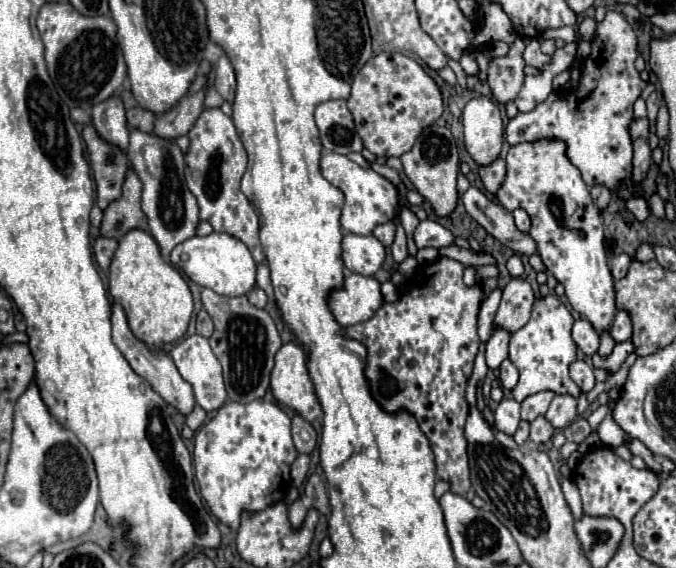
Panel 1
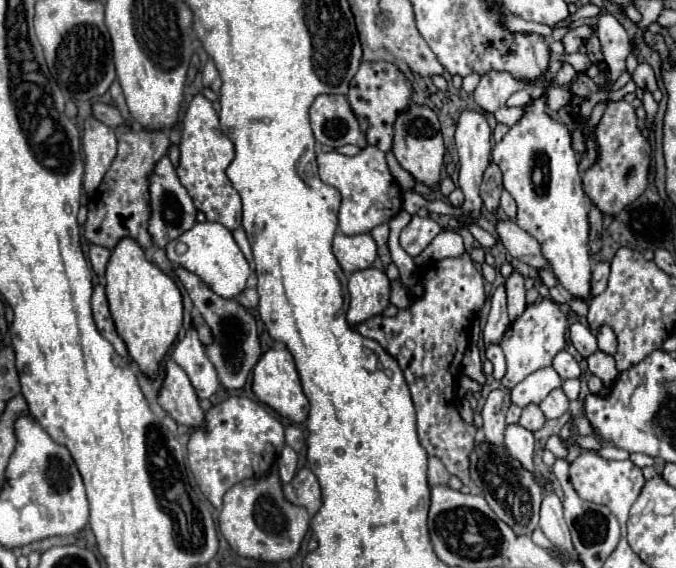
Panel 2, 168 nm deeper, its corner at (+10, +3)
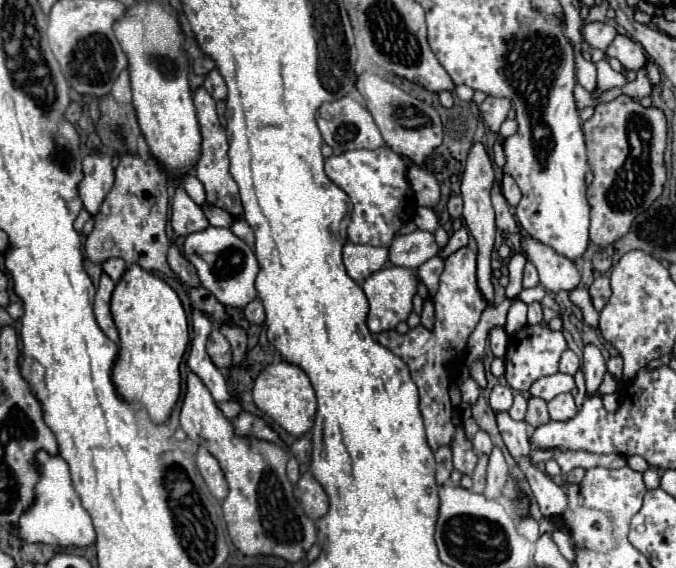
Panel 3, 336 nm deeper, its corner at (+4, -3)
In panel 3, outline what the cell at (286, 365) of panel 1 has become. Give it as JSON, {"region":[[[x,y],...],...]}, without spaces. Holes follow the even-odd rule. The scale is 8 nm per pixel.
{"region":[[[280,361],[280,363],[270,363],[254,381],[254,403],[260,411],[264,411],[266,415],[270,415],[282,429],[286,429],[290,435],[302,437],[306,435],[312,425],[314,425],[314,415],[316,415],[316,397],[314,397],[314,389],[310,385],[310,379],[306,377],[306,373],[288,361]]]}

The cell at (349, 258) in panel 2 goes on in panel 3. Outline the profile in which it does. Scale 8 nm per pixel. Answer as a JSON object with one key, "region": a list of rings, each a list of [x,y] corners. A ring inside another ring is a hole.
{"region":[[[346,243],[344,245],[344,265],[348,275],[360,285],[366,277],[380,271],[384,263],[388,261],[388,247],[372,247],[372,245],[356,245]]]}

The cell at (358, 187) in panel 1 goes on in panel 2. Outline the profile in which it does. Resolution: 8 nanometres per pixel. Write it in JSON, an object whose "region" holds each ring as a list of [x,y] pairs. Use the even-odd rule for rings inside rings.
{"region":[[[366,145],[358,155],[346,157],[342,153],[330,151],[318,155],[320,179],[332,185],[342,195],[342,205],[338,213],[338,227],[344,235],[370,233],[374,227],[388,223],[402,209],[402,189],[392,177],[384,151],[374,145]]]}

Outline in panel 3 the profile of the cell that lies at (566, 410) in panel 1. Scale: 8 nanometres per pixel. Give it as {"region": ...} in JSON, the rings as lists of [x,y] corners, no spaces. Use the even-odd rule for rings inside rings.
{"region":[[[562,393],[558,397],[554,397],[552,401],[548,401],[548,413],[552,421],[568,421],[576,415],[576,405],[570,393]]]}

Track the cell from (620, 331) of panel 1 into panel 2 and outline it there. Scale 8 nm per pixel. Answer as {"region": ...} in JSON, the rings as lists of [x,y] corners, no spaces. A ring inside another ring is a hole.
{"region":[[[602,327],[600,331],[598,331],[598,349],[600,351],[604,351],[606,355],[614,355],[616,353],[616,335],[614,335],[614,331],[610,329],[610,327]]]}

